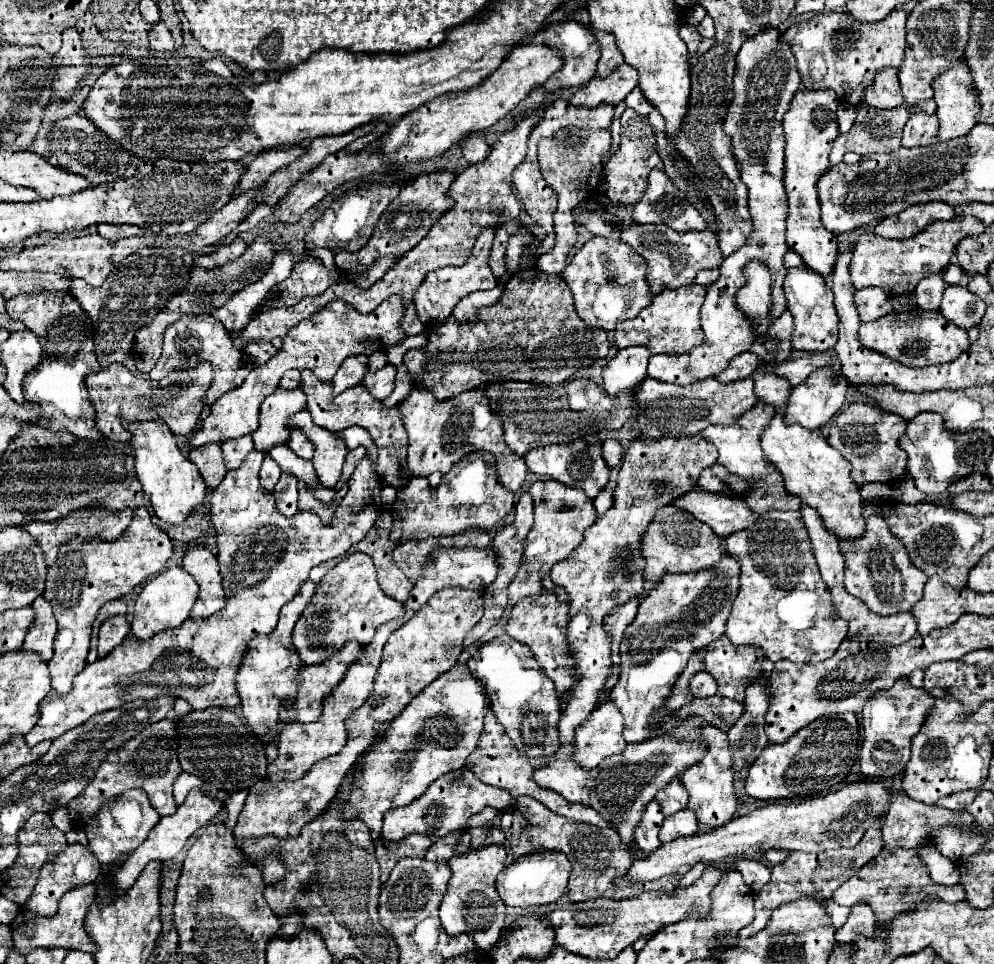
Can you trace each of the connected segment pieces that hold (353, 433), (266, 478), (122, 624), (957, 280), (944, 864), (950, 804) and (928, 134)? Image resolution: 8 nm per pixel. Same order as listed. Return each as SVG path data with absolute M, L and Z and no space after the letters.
M348 427L346 431L342 431L342 435L344 435L344 439L346 439L348 449L356 449L356 447L362 445L362 447L368 451L368 457L372 459L372 465L376 467L376 457L378 457L378 453L376 453L376 445L372 445L370 433L364 433L362 427Z
M266 455L266 457L264 457L264 463L262 463L262 469L260 469L260 485L262 485L262 489L264 489L268 495L274 491L278 479L280 479L280 473L282 473L282 471L280 471L280 467L276 465L276 461L272 461L272 457Z
M114 615L108 621L104 621L98 633L98 655L104 657L108 651L120 645L128 635L128 631L130 631L130 623L124 615Z
M950 263L948 269L946 269L946 273L944 273L948 285L960 285L964 275L966 275L966 273L964 273L964 269L962 269L958 263Z
M924 843L918 847L918 855L922 859L922 863L926 865L932 881L936 883L942 883L942 885L956 885L958 879L960 879L960 871L958 867L946 859L936 847L934 843Z
M975 789L960 791L960 793L954 793L954 795L948 795L948 797L942 797L940 801L936 802L936 805L940 805L942 808L962 811L964 805L968 805L978 793Z
M912 113L902 137L902 147L916 147L916 145L934 145L936 143L936 129L938 121L936 115L928 113Z

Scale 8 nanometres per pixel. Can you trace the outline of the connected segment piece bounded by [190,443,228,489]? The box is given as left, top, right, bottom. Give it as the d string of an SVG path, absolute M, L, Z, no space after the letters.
M208 443L190 453L190 459L204 475L208 487L216 487L228 469L224 469L224 461L220 461L220 443Z

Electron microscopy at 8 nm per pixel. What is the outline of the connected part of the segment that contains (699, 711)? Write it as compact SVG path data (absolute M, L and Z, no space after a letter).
M720 695L692 699L692 705L684 705L684 709L678 709L678 717L698 715L698 717L704 717L704 721L708 721L710 725L718 725L724 731L728 731L742 713L744 713L742 703L728 701L726 697L720 697Z

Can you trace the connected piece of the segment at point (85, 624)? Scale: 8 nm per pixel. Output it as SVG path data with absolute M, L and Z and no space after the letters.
M146 507L134 509L134 519L130 527L116 541L92 543L72 539L64 543L58 551L56 563L48 569L48 581L44 589L44 599L52 605L54 617L58 621L58 633L54 641L54 657L48 661L52 675L52 689L66 695L72 687L74 677L84 669L92 621L100 607L112 599L128 595L136 585L146 583L152 575L164 571L168 559L174 553L170 537L152 525Z

